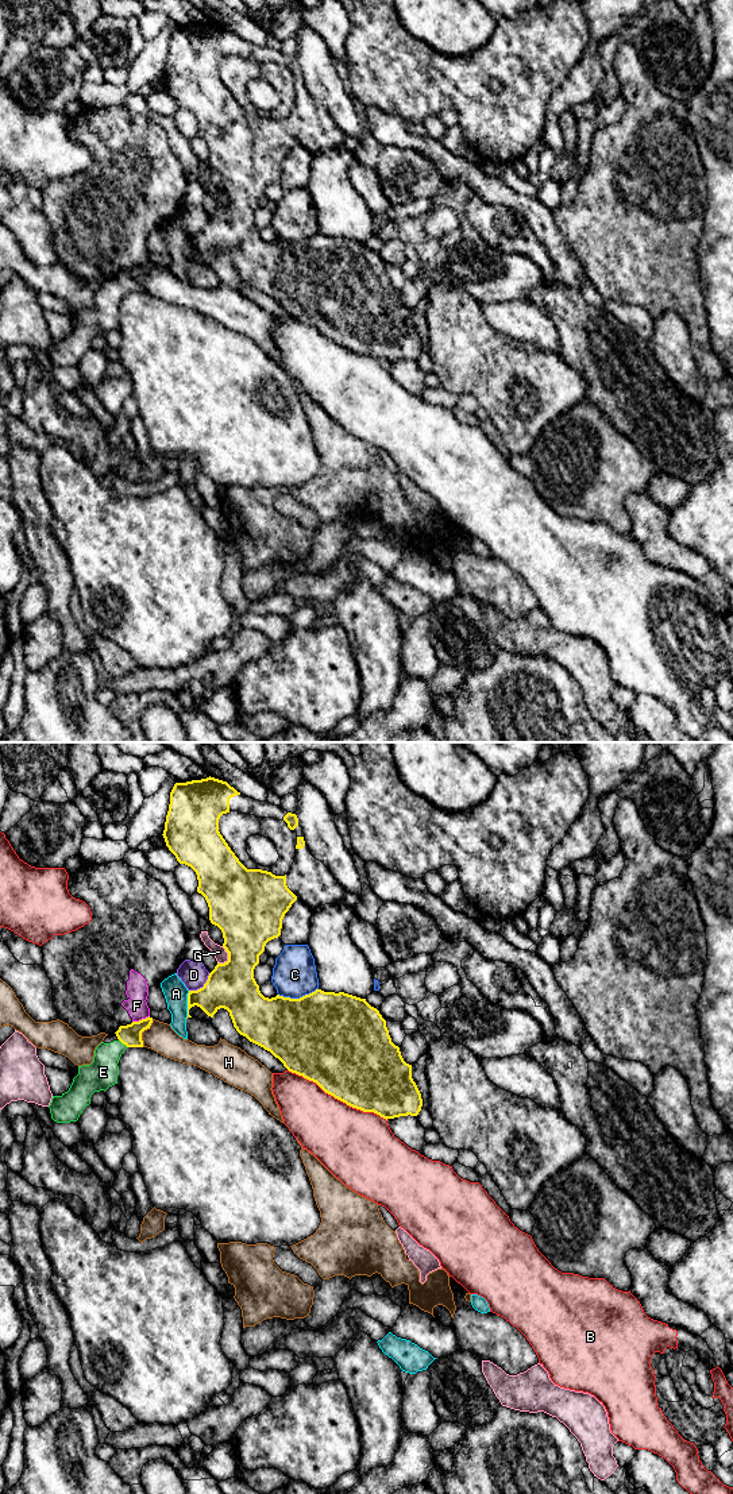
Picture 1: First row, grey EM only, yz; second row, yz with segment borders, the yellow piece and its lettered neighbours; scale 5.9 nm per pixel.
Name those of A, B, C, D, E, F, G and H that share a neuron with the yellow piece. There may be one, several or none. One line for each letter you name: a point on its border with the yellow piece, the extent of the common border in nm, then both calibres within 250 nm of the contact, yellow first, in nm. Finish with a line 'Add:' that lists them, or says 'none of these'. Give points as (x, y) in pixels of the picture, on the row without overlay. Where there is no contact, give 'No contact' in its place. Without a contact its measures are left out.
E: Touches yellow at yz (123, 288). Shared border 70 nm. Thickness 130 nm (yellow) against 180 nm
Add: E

